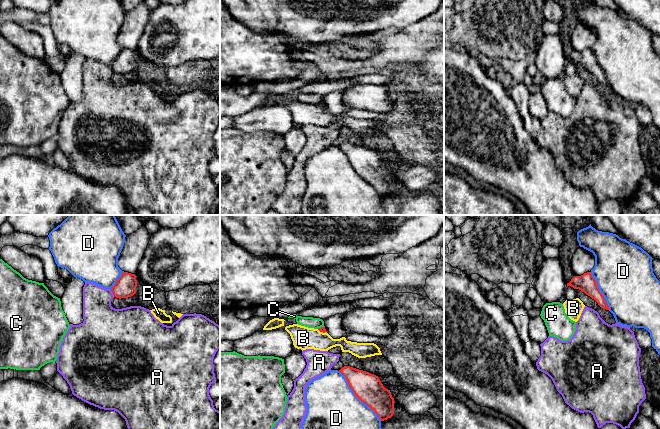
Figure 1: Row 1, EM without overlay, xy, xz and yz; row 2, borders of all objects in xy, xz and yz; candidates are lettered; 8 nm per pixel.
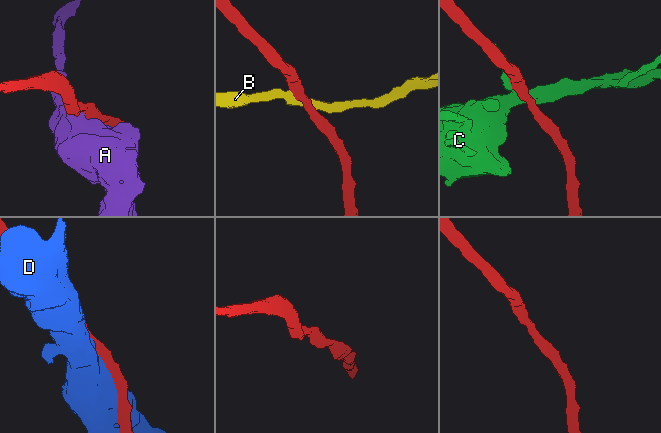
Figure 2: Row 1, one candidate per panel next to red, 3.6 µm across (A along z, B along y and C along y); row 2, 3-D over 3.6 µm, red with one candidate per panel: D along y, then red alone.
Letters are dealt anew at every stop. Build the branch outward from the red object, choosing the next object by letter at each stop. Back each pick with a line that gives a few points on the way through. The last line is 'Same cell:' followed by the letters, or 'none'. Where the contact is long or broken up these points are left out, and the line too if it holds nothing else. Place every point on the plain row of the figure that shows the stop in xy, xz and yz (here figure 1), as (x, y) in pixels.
Same cell: none

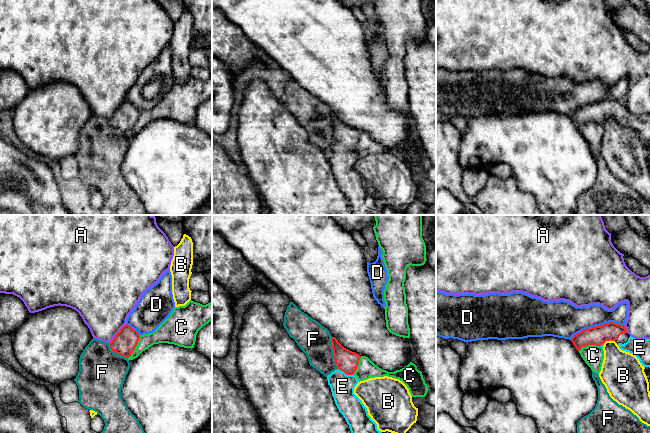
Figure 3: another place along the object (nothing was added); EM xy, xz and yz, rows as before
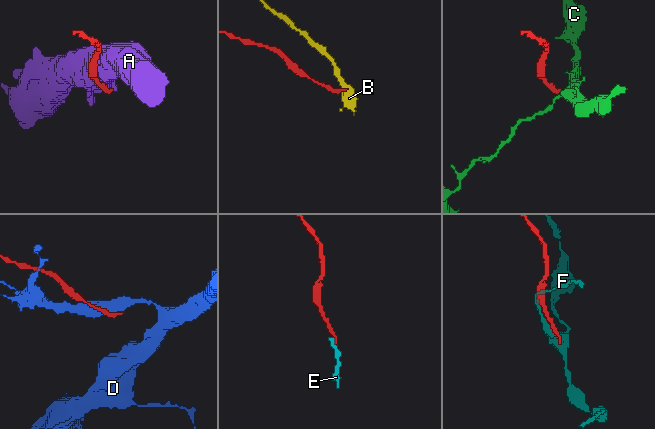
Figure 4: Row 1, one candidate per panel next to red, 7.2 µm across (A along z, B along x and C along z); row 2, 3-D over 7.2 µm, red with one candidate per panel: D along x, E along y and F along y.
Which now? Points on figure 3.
Same cell: E

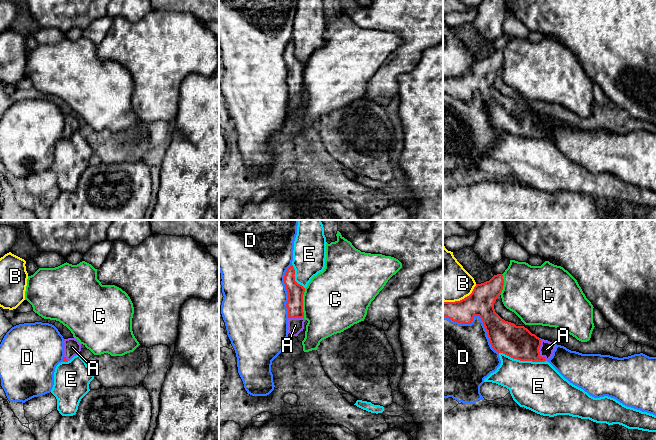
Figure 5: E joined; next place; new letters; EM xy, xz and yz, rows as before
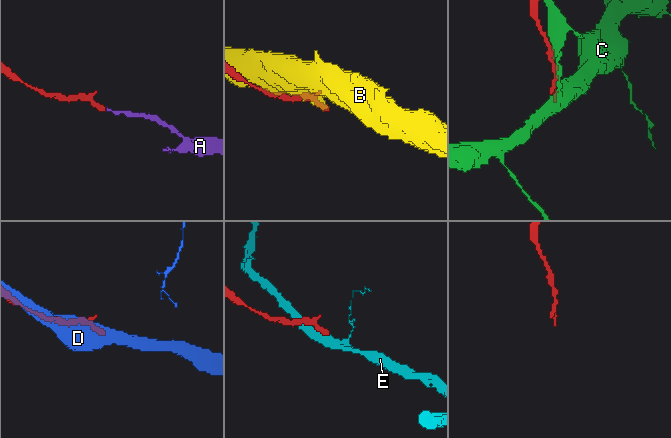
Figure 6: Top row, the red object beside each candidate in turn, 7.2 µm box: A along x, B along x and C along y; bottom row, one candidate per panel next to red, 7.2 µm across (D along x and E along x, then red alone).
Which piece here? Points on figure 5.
A: way yz (517, 118), (538, 127), (546, 125)
Same cell: A

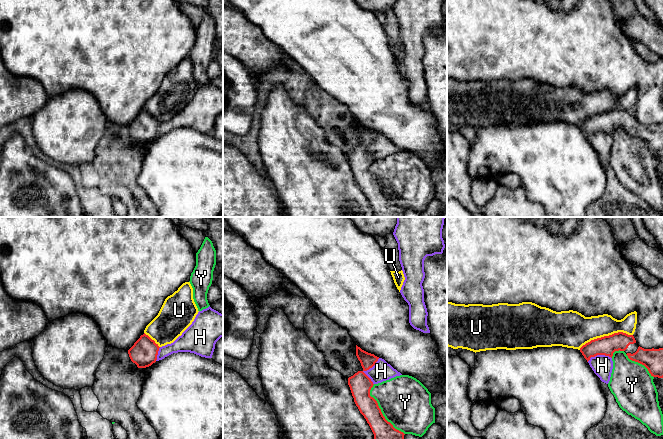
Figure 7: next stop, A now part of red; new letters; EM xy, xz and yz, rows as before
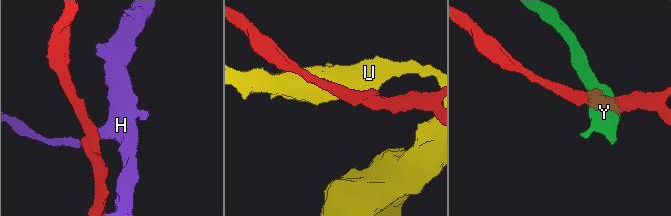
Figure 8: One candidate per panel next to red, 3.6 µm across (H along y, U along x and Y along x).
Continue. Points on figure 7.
Same cell: none

